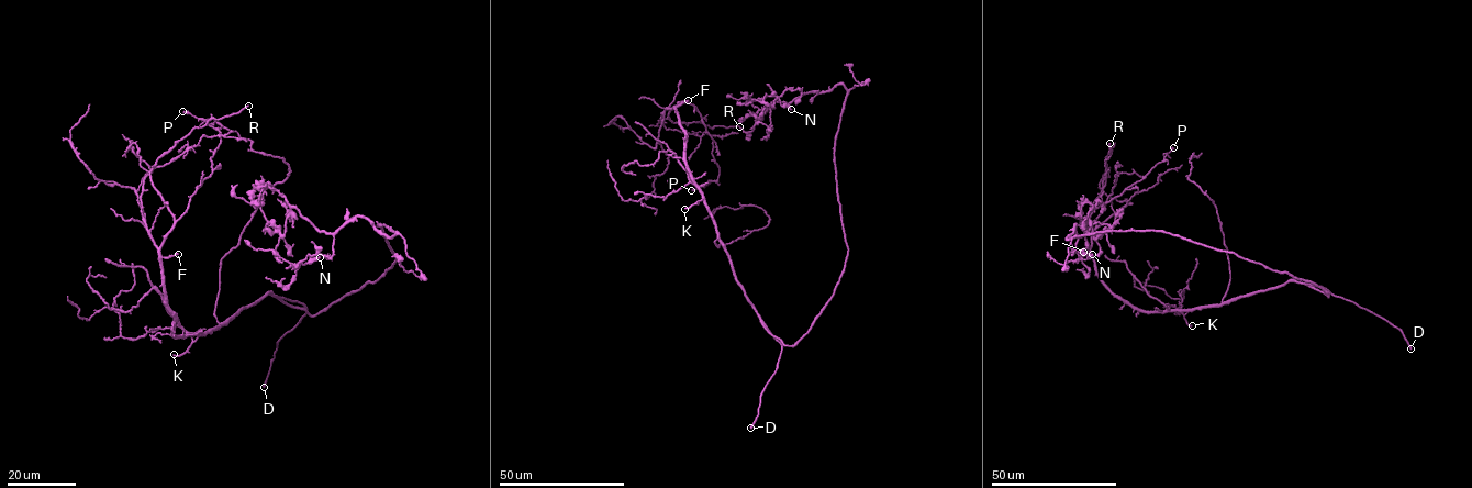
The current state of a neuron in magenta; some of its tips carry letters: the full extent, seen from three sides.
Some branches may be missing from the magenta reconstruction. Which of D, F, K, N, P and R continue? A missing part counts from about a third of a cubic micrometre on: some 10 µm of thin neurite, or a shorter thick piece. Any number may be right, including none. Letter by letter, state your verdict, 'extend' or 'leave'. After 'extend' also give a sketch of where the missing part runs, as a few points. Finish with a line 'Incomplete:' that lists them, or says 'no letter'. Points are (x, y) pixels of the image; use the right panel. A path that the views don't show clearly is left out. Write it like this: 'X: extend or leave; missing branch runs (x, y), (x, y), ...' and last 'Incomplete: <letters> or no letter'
D: extend
F: leave
K: extend
N: leave
P: leave
R: extend
Incomplete: D, K, R

